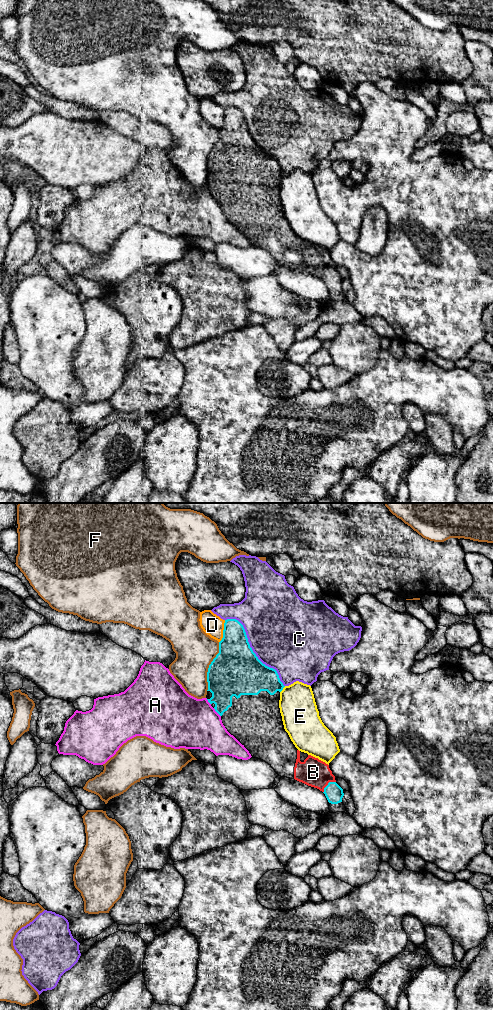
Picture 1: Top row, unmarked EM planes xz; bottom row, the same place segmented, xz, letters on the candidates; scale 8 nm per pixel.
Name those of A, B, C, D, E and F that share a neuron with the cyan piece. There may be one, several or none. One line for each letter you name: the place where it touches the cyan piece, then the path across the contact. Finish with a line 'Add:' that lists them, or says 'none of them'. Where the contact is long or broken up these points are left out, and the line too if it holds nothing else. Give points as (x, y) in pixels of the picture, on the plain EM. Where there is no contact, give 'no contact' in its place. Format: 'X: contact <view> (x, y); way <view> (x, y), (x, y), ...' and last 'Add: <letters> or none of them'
B: contact xz (328, 272)
Add: B

